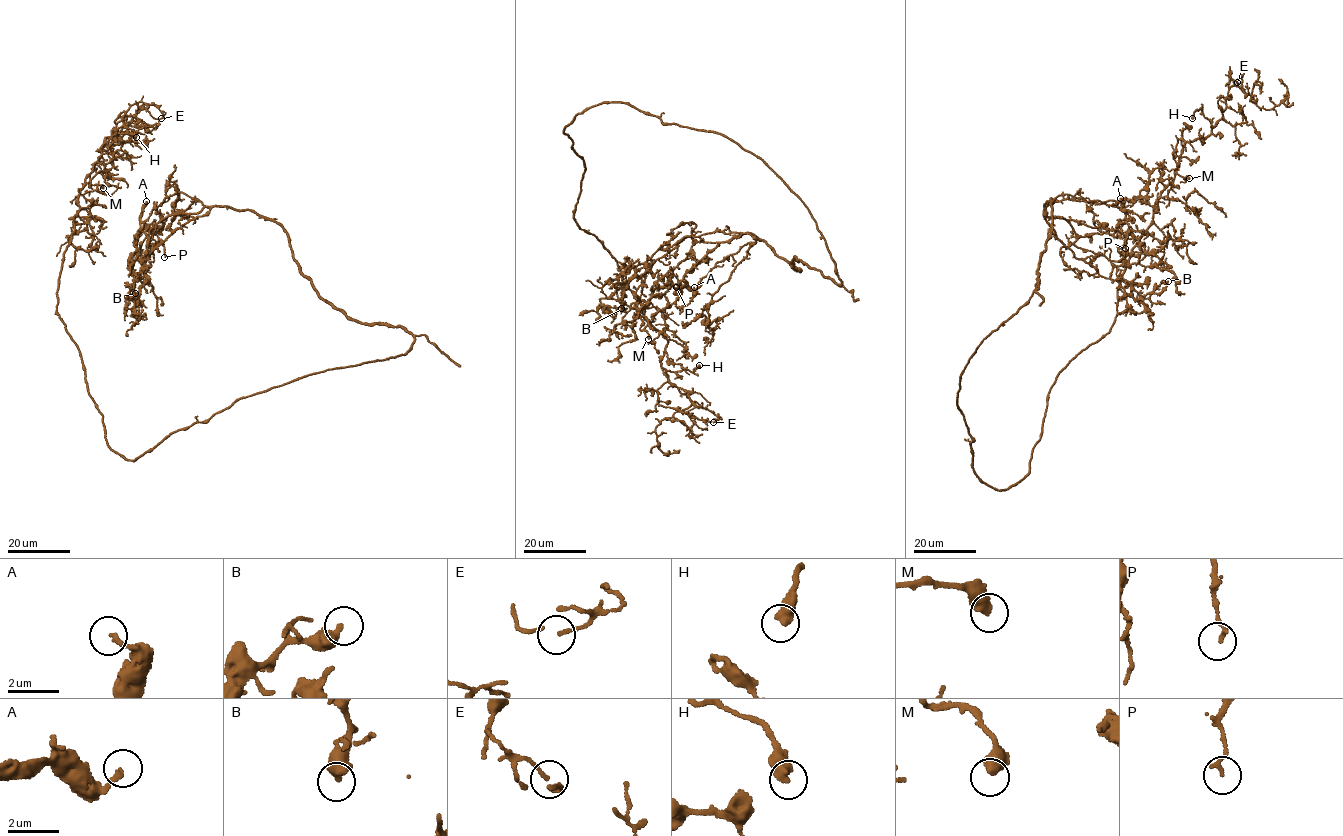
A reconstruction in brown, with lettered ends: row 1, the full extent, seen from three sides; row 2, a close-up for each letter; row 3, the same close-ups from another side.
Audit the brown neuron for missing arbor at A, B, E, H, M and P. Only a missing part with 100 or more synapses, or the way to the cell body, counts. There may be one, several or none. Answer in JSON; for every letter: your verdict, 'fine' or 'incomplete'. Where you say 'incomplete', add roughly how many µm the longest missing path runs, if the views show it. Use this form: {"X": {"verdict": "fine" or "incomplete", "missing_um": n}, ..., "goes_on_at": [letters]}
{"A": {"verdict": "fine"}, "B": {"verdict": "fine"}, "E": {"verdict": "fine"}, "H": {"verdict": "fine"}, "M": {"verdict": "fine"}, "P": {"verdict": "fine"}, "goes_on_at": []}

